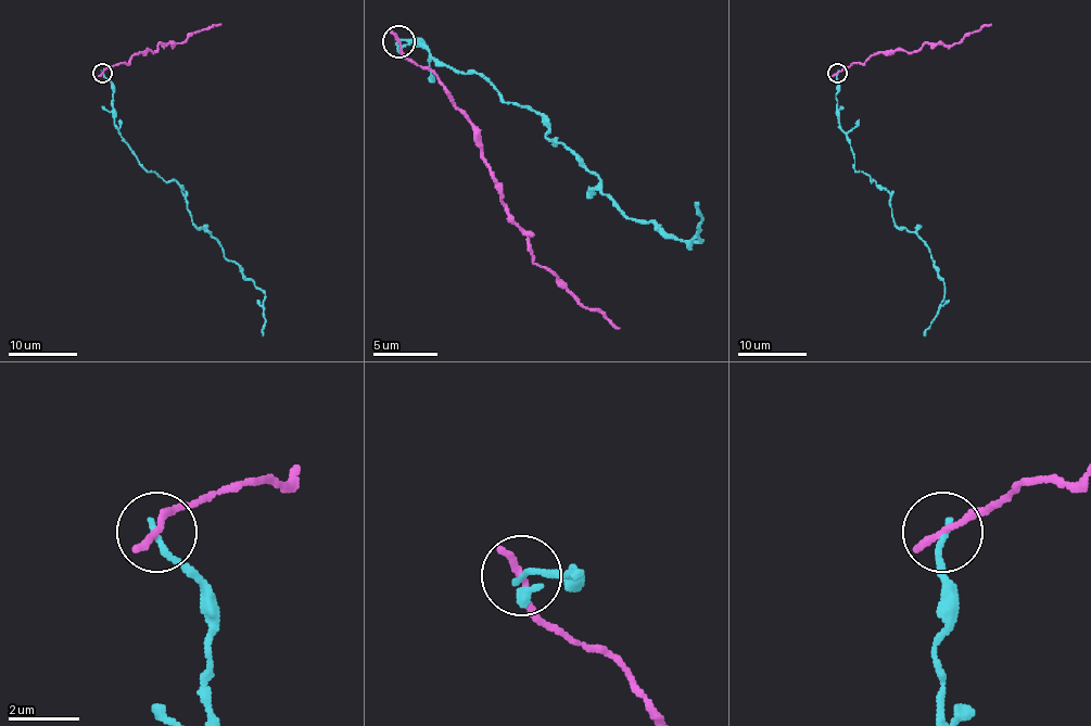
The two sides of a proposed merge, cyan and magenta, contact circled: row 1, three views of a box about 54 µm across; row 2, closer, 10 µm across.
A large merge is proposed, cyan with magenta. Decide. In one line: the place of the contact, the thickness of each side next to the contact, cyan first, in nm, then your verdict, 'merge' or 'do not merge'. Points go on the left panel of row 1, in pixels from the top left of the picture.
at (102, 73); 170 nm thick on the cyan side, 240 nm on the other; do not merge

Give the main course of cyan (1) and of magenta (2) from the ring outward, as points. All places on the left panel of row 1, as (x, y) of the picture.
1: (103, 73), (129, 148), (182, 189), (191, 221), (265, 297), (264, 335)
2: (103, 73), (106, 67), (127, 63), (141, 52), (153, 52), (160, 43), (174, 46), (220, 23)

